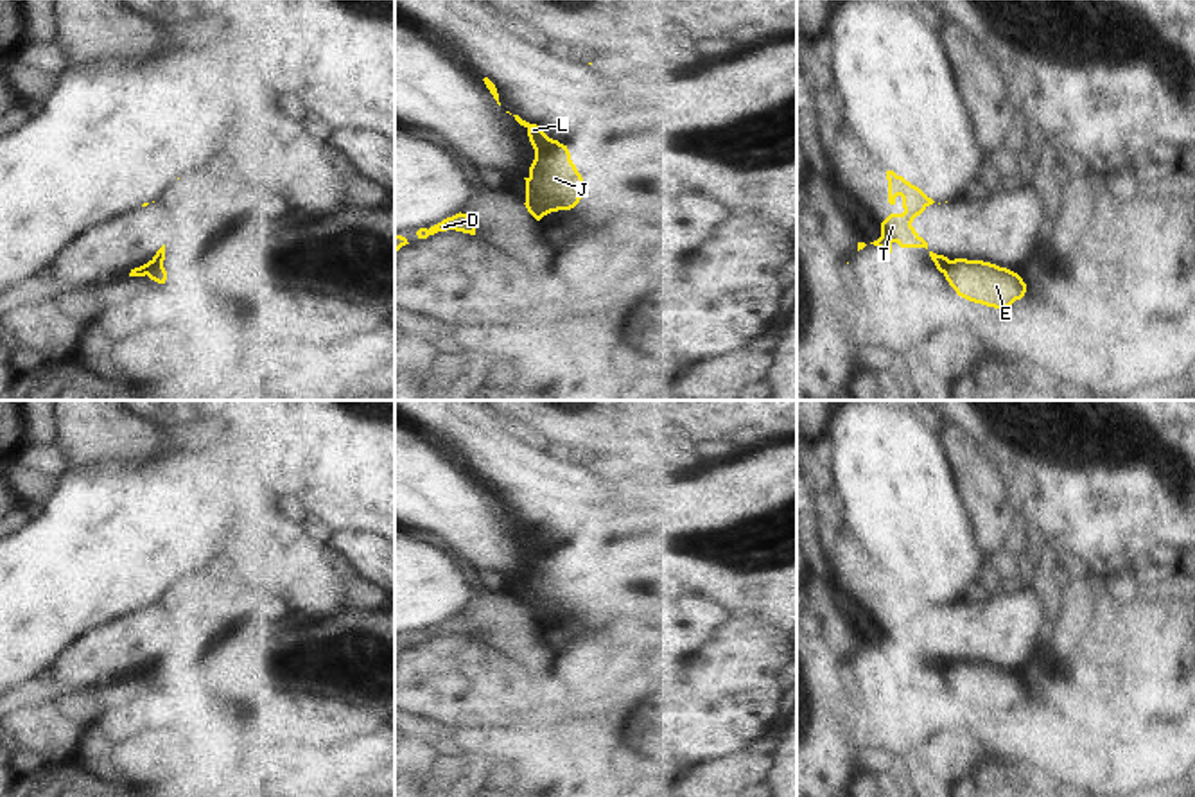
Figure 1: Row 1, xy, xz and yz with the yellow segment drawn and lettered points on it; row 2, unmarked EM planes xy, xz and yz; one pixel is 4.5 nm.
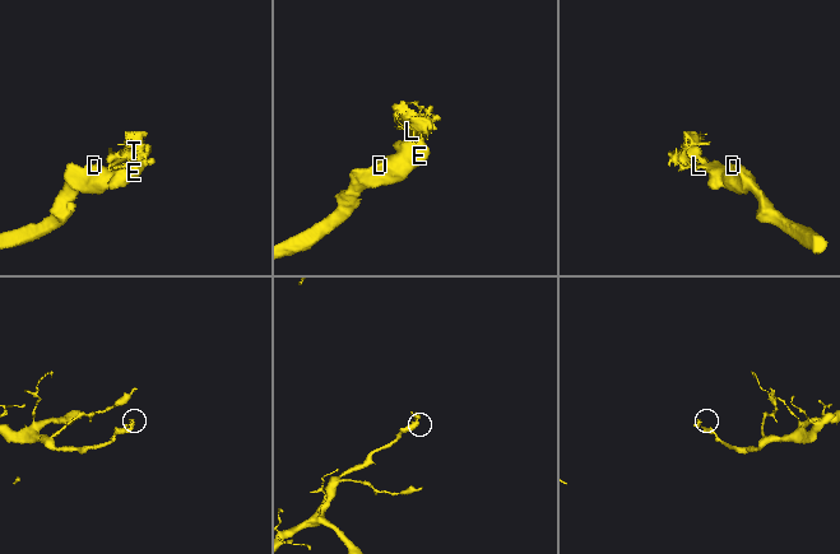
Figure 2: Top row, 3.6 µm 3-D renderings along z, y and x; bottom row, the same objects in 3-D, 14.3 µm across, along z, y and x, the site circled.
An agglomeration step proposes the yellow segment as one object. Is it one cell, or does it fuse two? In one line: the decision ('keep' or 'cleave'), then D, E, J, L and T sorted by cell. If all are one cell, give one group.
cleave | D E J / L T

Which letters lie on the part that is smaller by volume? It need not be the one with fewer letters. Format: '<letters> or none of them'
L, T.

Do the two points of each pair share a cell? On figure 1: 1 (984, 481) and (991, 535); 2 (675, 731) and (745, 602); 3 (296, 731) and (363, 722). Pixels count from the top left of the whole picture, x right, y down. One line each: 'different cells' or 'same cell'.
1: same cell
2: different cells
3: same cell

